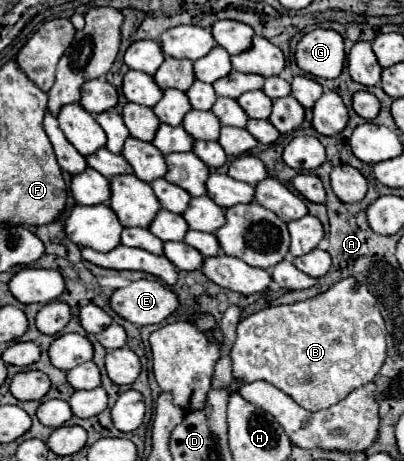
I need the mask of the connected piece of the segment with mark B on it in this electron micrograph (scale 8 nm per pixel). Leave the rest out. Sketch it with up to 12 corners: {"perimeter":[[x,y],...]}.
{"perimeter":[[353,277],[241,319],[233,393],[263,379],[311,413],[387,355]]}

